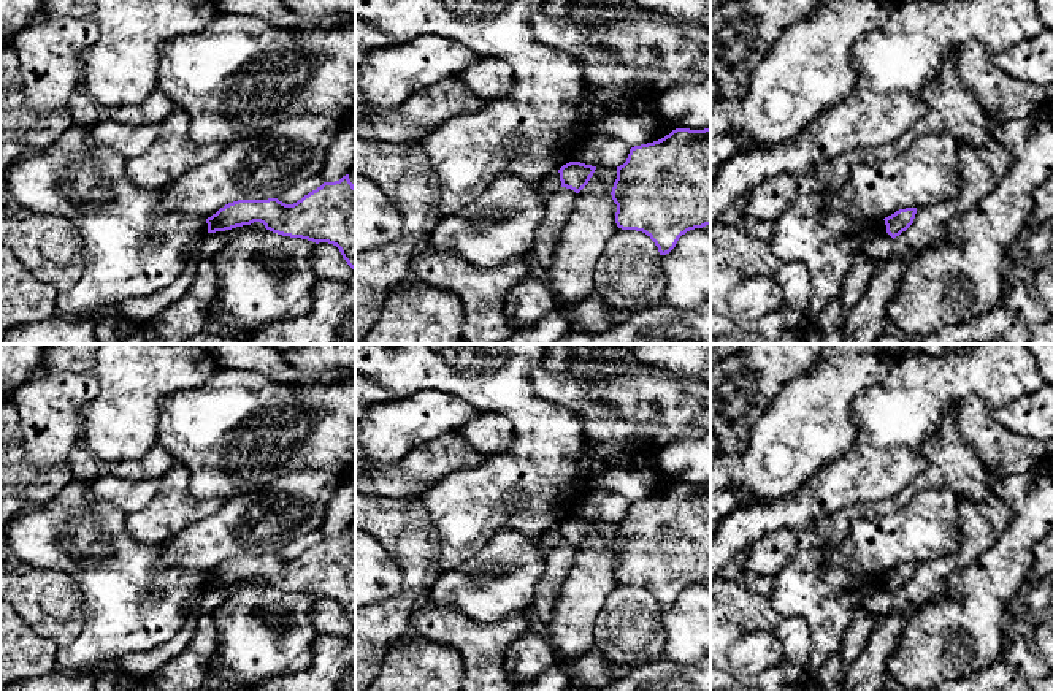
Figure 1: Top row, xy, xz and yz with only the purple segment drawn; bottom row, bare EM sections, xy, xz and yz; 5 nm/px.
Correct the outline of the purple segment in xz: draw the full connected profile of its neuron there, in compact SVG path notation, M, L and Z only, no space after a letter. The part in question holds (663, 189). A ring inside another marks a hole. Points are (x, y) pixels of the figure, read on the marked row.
M710 127L676 128L658 141L631 147L626 162L617 166L611 195L617 204L617 227L645 233L658 247L660 255L669 254L682 235L710 225Z

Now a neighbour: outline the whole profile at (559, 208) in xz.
M560 187L546 201L544 217L538 223L533 241L533 257L542 269L552 265L553 252L560 241L560 235L574 211L577 193L571 189Z

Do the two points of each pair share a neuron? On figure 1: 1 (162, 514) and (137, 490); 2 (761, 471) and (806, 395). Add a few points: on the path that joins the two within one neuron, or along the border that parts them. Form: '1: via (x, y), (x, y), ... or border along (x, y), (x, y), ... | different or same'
1: border along (159, 481), (156, 495), (143, 507), (127, 515) | different
2: via (779, 452), (806, 425), (806, 414) | same

